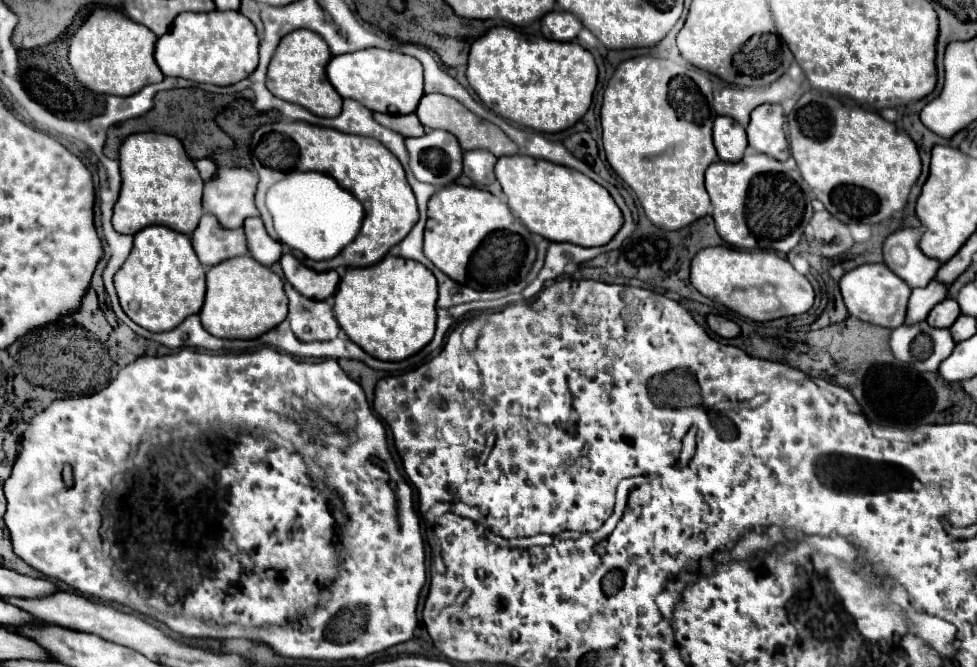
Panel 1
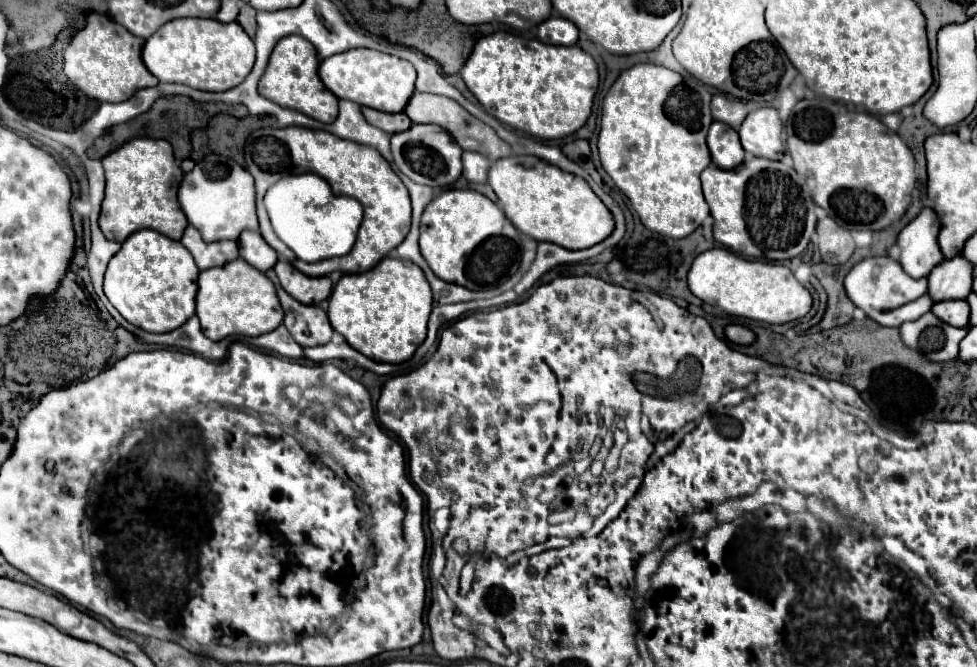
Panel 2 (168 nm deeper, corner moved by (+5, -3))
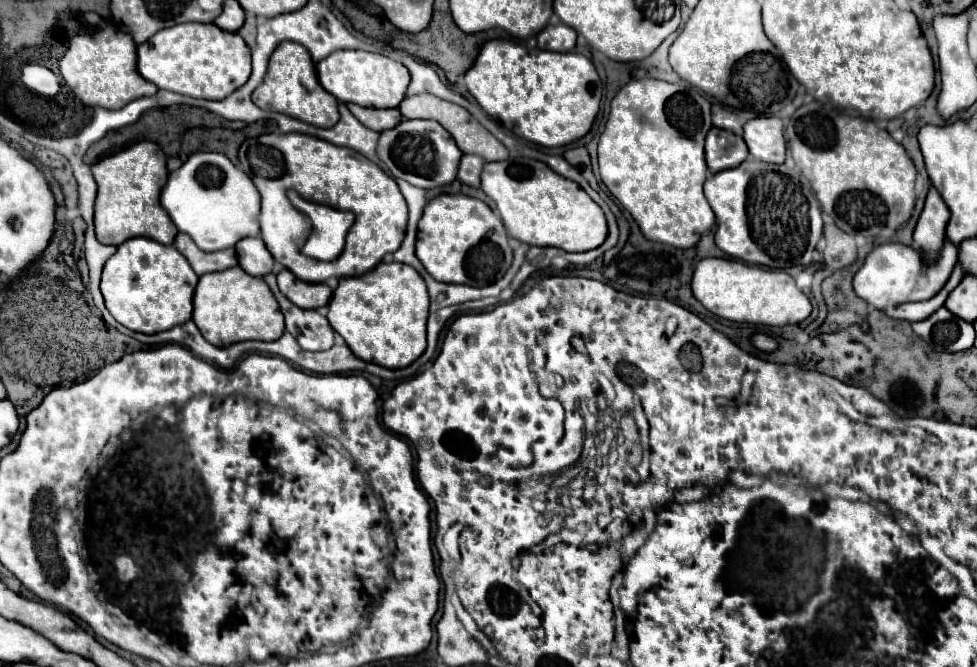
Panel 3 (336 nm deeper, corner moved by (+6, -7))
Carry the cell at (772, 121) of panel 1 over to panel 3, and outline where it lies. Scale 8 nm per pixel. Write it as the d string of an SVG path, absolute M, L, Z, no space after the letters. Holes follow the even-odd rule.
M756 117L744 125L744 141L750 155L766 163L784 163L786 139L784 125L778 117Z

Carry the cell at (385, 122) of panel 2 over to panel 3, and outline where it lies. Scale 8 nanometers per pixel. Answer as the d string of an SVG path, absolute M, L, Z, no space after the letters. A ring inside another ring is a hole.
M350 103L348 109L362 125L366 125L378 133L388 131L390 127L396 127L402 121L402 115L398 109L366 109L366 107L360 107L354 103Z

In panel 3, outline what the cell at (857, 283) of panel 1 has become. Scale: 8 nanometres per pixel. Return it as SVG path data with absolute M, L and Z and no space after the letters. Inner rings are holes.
M946 241L942 251L940 251L938 261L924 263L920 253L914 251L912 247L906 247L906 245L900 245L900 243L878 245L866 257L864 265L854 275L854 279L852 279L854 293L860 299L864 299L868 305L876 307L878 311L885 314L886 311L890 311L894 307L902 307L902 303L908 303L908 301L922 301L924 297L932 299L942 289L942 285L948 281L954 265L956 265L956 253L958 253L958 249L952 243Z

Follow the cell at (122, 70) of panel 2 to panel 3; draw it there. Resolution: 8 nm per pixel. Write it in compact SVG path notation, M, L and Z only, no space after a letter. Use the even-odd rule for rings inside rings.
M100 21L96 33L92 35L76 35L70 41L66 55L60 59L60 73L66 85L74 91L74 95L90 107L104 107L104 109L120 109L126 103L154 95L158 87L138 75L136 69L136 43L130 35L118 31L114 25Z

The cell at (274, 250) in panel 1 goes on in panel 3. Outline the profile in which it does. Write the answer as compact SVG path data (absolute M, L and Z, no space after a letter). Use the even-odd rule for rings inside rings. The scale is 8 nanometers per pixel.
M246 237L236 243L236 255L240 267L254 277L264 277L274 267L274 257L270 255L260 237Z

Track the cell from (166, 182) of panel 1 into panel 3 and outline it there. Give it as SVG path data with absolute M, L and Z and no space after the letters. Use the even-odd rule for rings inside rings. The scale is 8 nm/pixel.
M152 141L134 143L132 147L94 163L92 173L98 183L94 213L96 237L104 245L120 245L132 237L150 237L164 245L174 243L178 229L170 223L166 209L160 205L160 191L168 179L166 155L160 145Z

